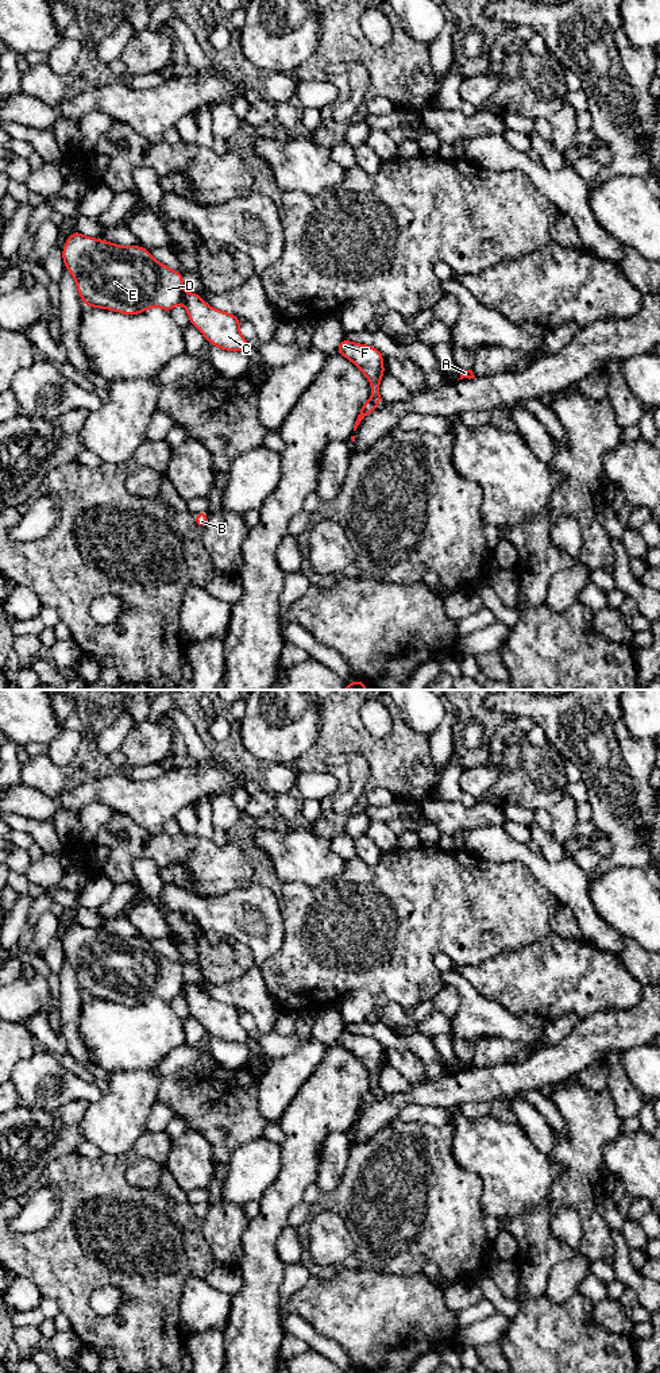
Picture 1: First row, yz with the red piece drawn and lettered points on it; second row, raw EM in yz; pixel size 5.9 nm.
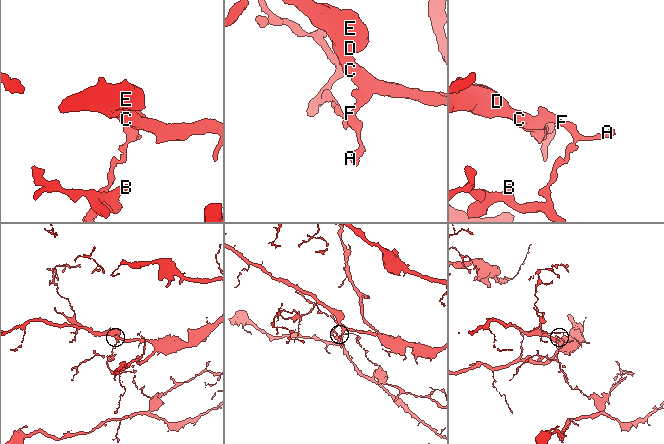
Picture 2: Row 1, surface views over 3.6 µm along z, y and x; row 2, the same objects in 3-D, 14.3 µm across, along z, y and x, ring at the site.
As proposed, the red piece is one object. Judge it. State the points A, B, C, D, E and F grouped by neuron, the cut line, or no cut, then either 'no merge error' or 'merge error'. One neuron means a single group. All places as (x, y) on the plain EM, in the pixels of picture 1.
groups A C D E F / B; cut yz (370, 1091), (375, 1096); merge error

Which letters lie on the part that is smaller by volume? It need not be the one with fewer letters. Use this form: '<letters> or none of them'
B

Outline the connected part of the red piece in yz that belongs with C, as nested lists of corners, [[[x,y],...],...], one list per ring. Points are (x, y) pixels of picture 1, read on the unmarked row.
[[[74,922],[63,937],[62,949],[76,971],[78,986],[85,996],[134,1007],[153,998],[170,1003],[175,996],[184,995],[189,1014],[205,1027],[207,1033],[227,1042],[247,1042],[251,1035],[240,1026],[239,1008],[209,998],[197,983],[185,984],[182,963],[171,961],[155,952],[142,937],[123,938]]]

